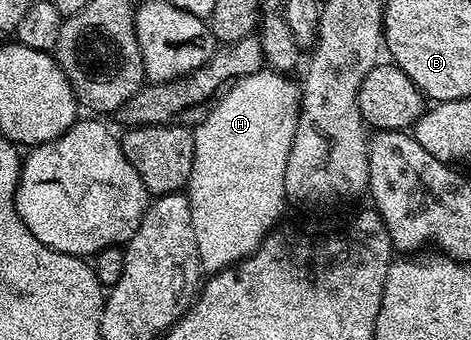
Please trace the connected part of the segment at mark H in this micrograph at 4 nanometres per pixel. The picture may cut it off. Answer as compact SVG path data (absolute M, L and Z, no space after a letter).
M263 69L256 74L249 74L235 80L227 91L213 104L209 114L202 122L193 128L194 132L194 160L192 173L188 184L188 198L192 209L192 229L196 229L196 249L201 268L208 273L222 271L228 266L233 266L242 259L246 259L266 239L266 236L277 226L284 205L286 206L286 190L284 189L284 174L287 169L288 155L291 153L292 140L296 133L296 121L299 117L301 92L297 82L289 80L290 77L281 72Z

